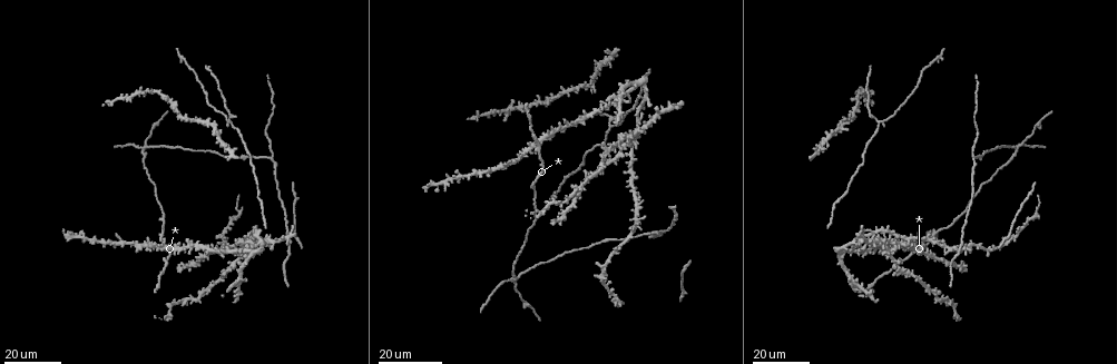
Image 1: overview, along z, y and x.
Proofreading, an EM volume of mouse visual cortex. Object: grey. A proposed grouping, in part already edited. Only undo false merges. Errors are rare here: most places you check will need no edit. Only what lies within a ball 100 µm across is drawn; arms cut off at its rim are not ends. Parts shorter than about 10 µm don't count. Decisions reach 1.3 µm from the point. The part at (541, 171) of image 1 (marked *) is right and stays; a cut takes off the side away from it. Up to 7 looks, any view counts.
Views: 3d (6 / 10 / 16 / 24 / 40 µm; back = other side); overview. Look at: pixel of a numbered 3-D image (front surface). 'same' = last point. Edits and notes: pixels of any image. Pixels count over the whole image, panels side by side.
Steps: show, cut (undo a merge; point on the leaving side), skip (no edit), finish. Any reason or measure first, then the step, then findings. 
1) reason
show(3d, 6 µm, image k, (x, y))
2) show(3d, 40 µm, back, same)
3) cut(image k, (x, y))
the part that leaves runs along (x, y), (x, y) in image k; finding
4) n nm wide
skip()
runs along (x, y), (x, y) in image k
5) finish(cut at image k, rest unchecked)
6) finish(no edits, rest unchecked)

a fork
show(3d, 16 µm, image 1, (973, 158))

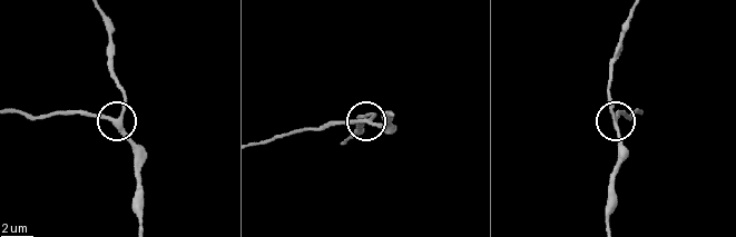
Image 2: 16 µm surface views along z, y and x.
closer look
show(3d, 10 µm, image 2, (121, 122))

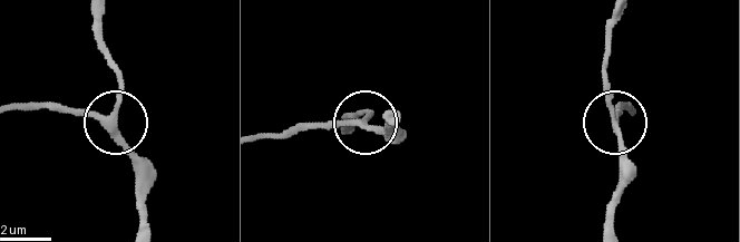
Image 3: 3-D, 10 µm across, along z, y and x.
3 arms
skip()
runs along (13, 110), (51, 104), (114, 119), (122, 79), (115, 61) in image 3; all the same neuron

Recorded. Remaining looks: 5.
three-way junction
show(3d, 16 µm, image 1, (229, 120))

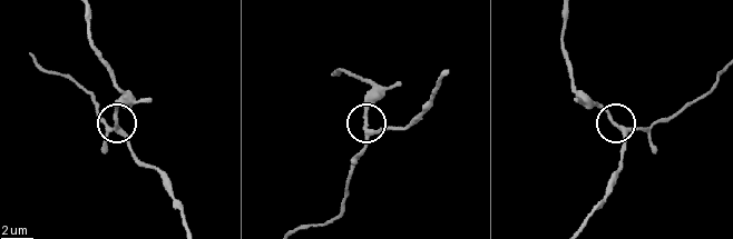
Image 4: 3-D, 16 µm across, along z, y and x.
show(3d, 10 µm, image 4, (623, 127))

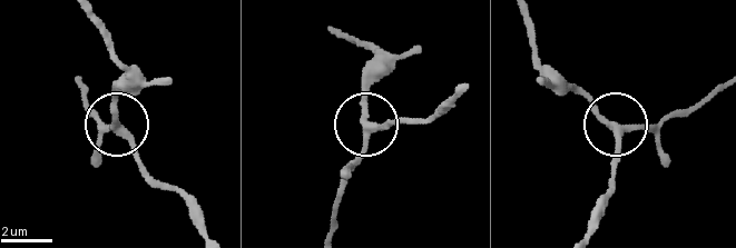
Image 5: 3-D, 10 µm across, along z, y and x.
show(3d, 10 µm, back, image 5, (367, 125))

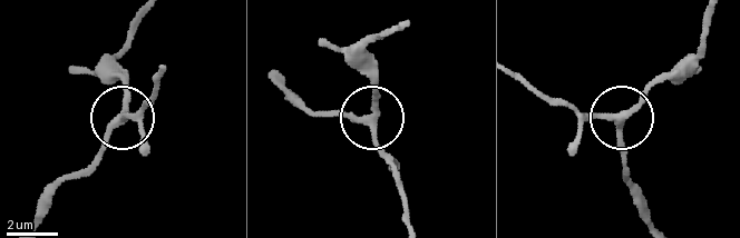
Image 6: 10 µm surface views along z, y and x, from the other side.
side arm 45 µm
skip()
runs along (275, 75), (318, 111), (367, 121), (398, 188) in image 6; one neuron here

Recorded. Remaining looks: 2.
show(3d, 24 µm, image 1, (605, 115))

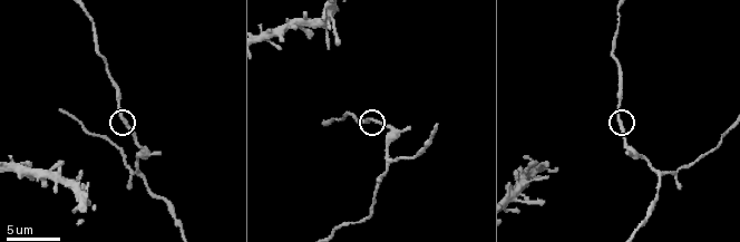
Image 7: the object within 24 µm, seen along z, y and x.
show(3d, 10 µm, image 7, (373, 121))

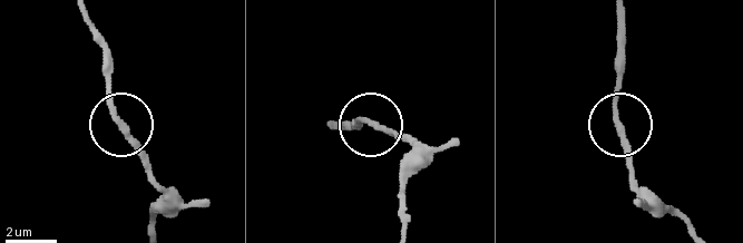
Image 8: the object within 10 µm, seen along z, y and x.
skip()
runs along (153, 226), (159, 188), (148, 156), (118, 118), (108, 44) in image 8; one neuron here

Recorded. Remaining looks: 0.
finish(no edits, rest unchecked)

